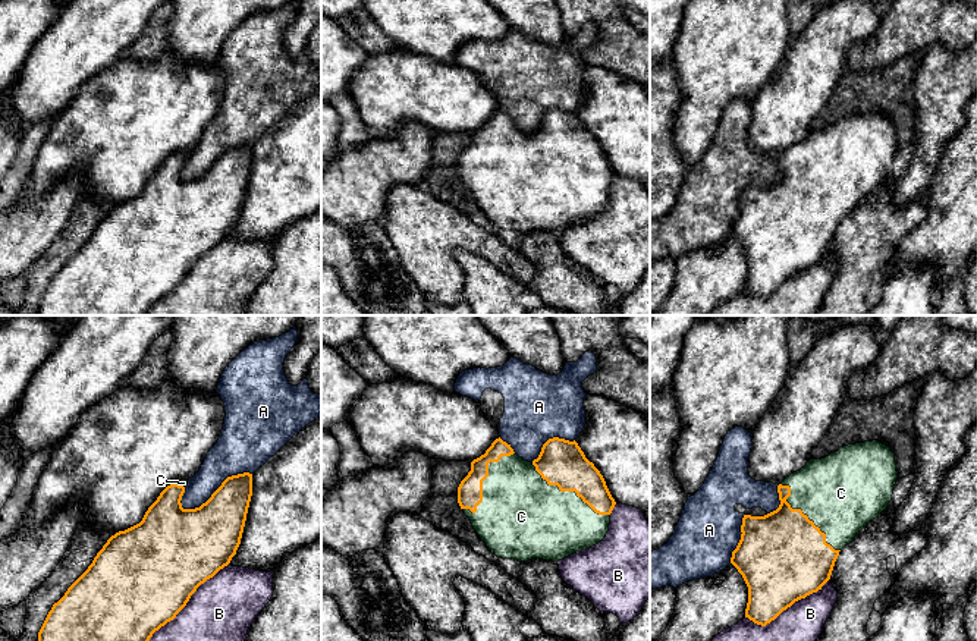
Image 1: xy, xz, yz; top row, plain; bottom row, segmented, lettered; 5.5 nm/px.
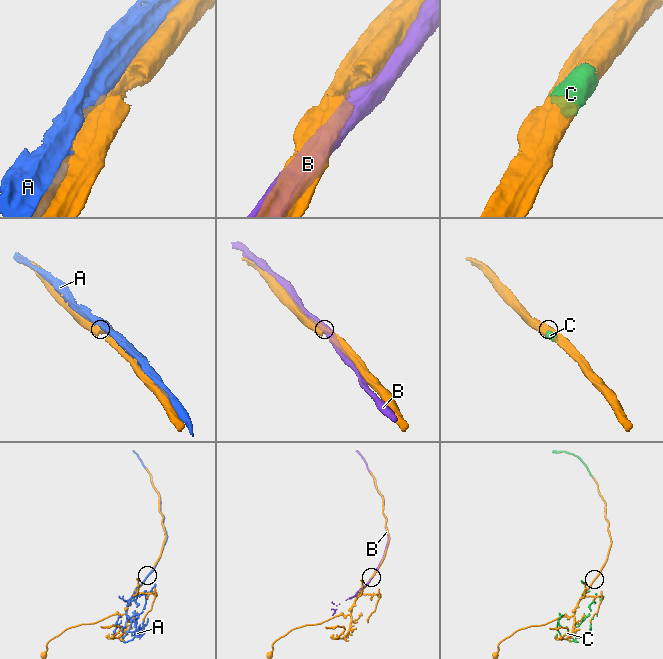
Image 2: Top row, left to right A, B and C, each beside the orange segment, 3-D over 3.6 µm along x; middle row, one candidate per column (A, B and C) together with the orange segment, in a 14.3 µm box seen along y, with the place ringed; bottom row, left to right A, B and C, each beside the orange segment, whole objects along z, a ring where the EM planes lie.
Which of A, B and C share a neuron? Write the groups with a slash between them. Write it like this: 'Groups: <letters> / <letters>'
Groups: A / B / C

